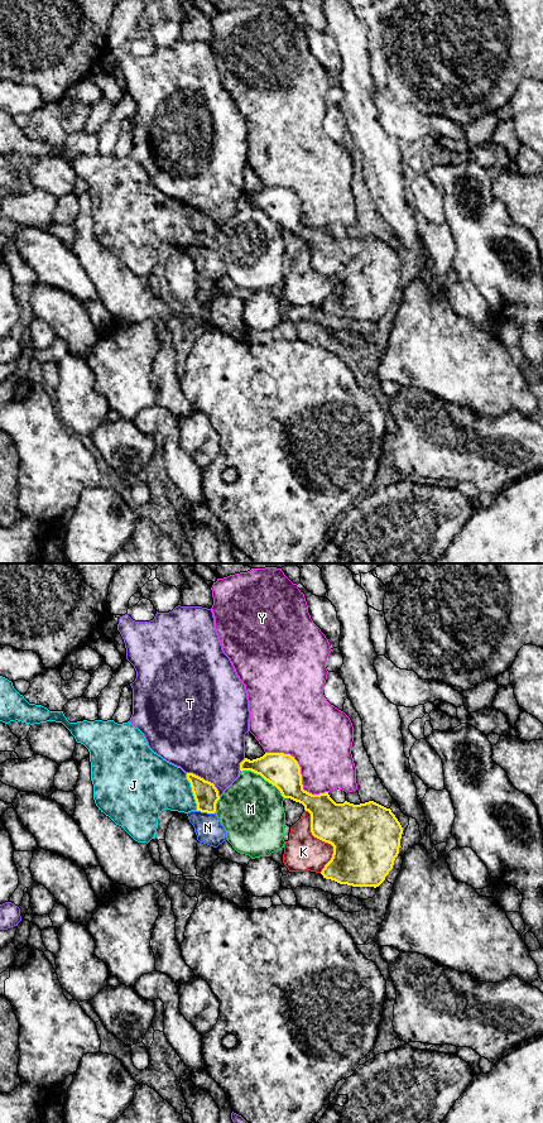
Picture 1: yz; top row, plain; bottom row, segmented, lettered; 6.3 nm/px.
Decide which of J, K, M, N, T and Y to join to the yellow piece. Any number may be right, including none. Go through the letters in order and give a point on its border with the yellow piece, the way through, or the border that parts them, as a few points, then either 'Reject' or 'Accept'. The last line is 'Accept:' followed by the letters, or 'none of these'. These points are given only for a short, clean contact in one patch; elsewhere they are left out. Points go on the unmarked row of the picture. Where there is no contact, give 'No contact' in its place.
J: Touches yellow at yz (192, 225). Path across: yz (206, 229), (192, 225), (154, 219). Accept
K: Touches yellow at yz (322, 274). Reject
M: Touches yellow at yz (264, 212). Reject
N: Touches yellow at yz (206, 245). Reject
T: Touches yellow at yz (206, 215). Reject
Y: Touches yellow at yz (299, 206). Reject
Accept: J

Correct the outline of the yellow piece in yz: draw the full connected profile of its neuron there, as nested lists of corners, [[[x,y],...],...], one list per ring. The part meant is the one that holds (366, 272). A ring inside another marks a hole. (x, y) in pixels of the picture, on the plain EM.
[[[265,187],[256,193],[245,192],[240,205],[251,205],[275,220],[284,232],[304,240],[311,248],[311,267],[314,272],[333,280],[331,294],[321,308],[326,313],[352,321],[379,321],[399,288],[403,261],[390,243],[374,235],[354,239],[347,235],[336,237],[328,226],[312,229],[303,224],[301,201],[290,188]]]

